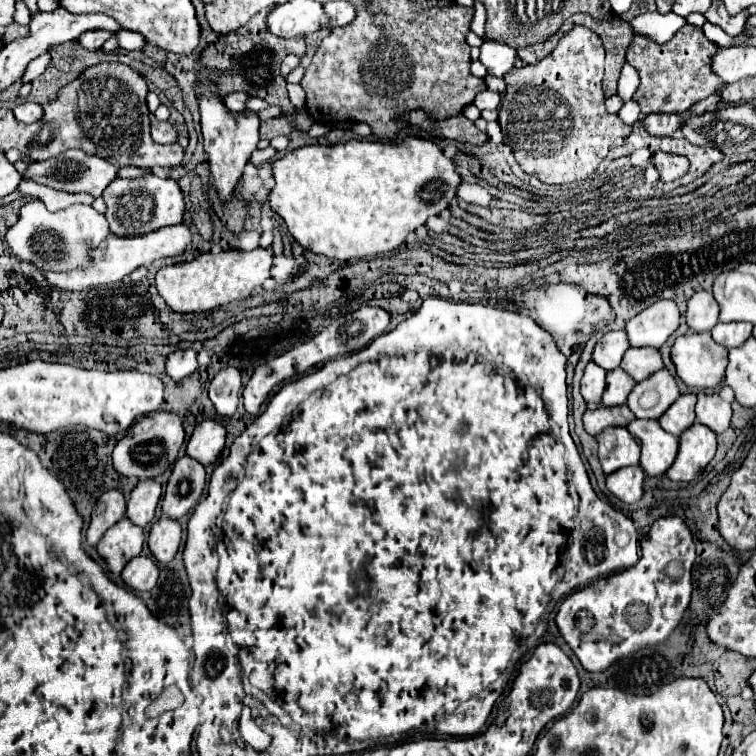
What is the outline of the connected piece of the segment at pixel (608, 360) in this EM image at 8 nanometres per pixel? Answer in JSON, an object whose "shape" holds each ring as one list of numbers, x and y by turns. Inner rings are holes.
{"shape":[[616,330,616,332,606,332,598,342,592,352,592,360,602,366,604,370,614,370,620,366,620,360,624,352,630,348,626,332]]}

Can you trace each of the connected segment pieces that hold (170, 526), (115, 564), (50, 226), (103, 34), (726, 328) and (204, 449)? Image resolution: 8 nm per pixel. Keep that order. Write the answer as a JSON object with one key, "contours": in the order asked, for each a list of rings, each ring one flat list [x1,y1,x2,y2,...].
{"contours":[[[162,516,160,520,154,522,152,530,150,530,150,538,148,538,148,548,154,554,154,558,162,564,168,564,180,546,182,540,182,528,178,522,174,522,172,518]],[[128,518,116,522,98,542,98,554,104,558,108,568,114,574,120,574,122,568,142,552,144,532,142,528,134,526]],[[34,198,22,206,20,218,12,228,8,228,6,240,12,248,12,252,20,260,30,262,30,264,42,268,44,272,50,272,50,270,68,272,76,266,88,266,90,264,88,246,100,244,108,232,110,230,108,230,108,222,106,222,104,214,96,212,92,206,74,204,66,210,48,212,46,206]],[[90,30,88,34,82,34,82,38,78,38,78,42,86,48,86,50,100,50,102,44,112,36,112,32,108,30]],[[718,322,712,328,712,338,726,348,742,346,750,336,752,336,752,324,748,322,730,322,730,324]],[[202,420,192,432,186,452,198,462,204,462,204,466,208,466,218,462,224,446,226,446,226,428,216,420]]]}

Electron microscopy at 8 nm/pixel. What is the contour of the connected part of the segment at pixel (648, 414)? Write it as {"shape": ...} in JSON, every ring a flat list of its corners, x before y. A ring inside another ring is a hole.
{"shape":[[664,368,638,382,628,398,628,408,636,418,660,418,680,396,674,376]]}

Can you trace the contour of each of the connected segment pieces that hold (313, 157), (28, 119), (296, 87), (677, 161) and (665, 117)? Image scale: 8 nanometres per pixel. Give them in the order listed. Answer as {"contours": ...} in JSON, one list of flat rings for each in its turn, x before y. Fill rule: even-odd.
{"contours":[[[408,136,404,138,402,142,368,142,368,140,350,140,346,144,326,144,326,146,302,146,294,152,288,152,284,158,278,158,272,162,272,176,274,176,274,188,270,192,270,206,276,214,282,216,282,220,286,222,286,228,288,232,292,234,292,238,312,250,314,254,322,254,326,258,332,258,332,260,340,260,340,262,348,262,352,258,374,258,378,254,384,254,384,252,390,252,390,250,396,250,398,246,402,246,406,242,406,236,410,232,414,232,418,226,422,226,430,216,438,216,442,210,448,208,448,202,456,196,456,188,460,184,460,176,456,172,456,164,446,158,442,154,442,150,432,142,432,140,424,140,424,138,414,138,414,136]],[[20,102,12,108,12,114,22,122,22,124,32,124,42,120,42,106,36,102]],[[288,84,288,98,296,110,306,108,306,96,304,96,304,90,300,84]],[[654,152,652,154,652,162,660,174,662,182,672,182,680,176,686,174,688,170,688,158,686,156,678,156,678,154,666,154,666,152]],[[648,114,644,126,652,136,672,136,682,128,684,118,680,114]]]}

